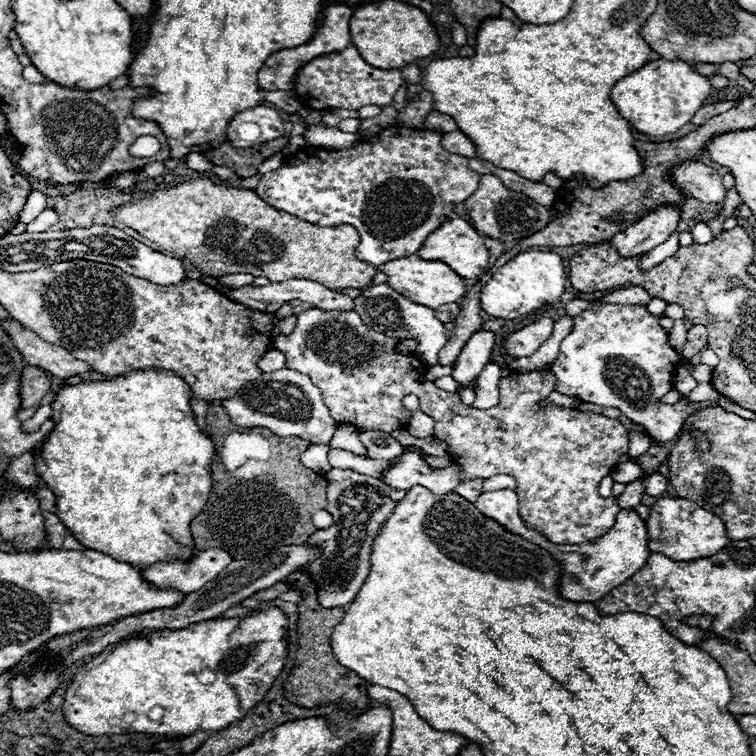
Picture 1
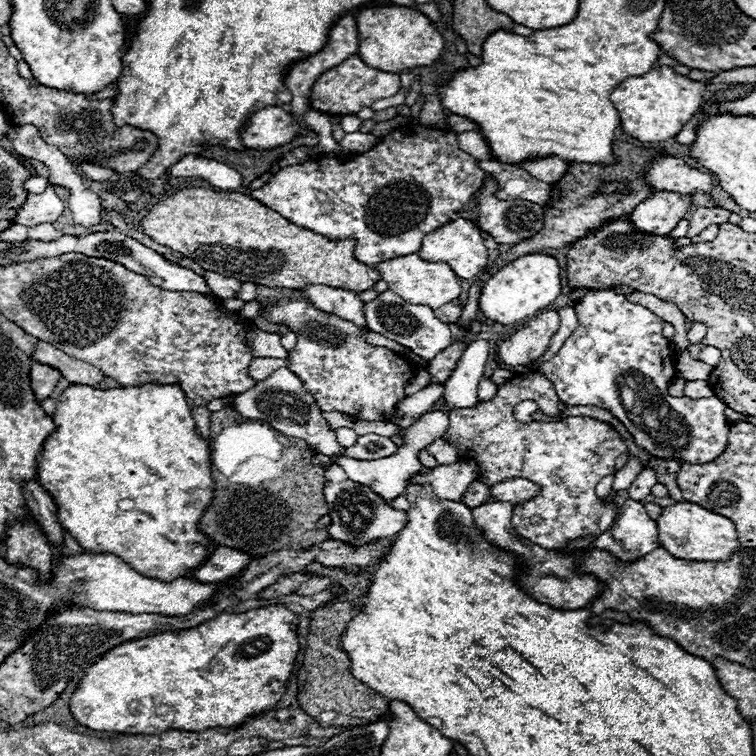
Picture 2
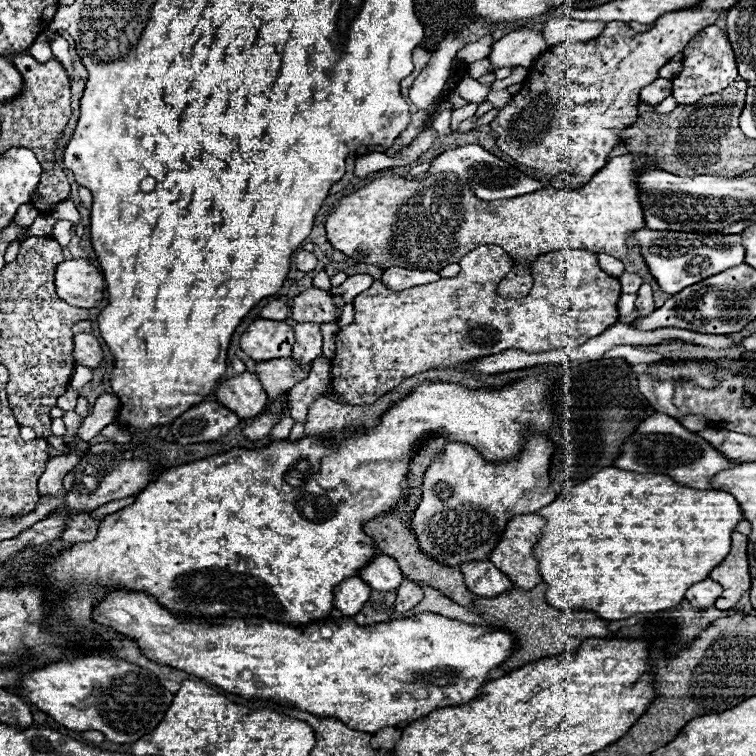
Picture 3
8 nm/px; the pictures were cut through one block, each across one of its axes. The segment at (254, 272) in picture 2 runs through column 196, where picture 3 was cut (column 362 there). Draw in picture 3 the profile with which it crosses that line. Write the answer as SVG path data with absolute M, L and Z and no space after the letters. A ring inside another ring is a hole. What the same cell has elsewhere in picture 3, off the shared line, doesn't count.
M616 156L606 162L606 166L592 176L592 180L580 188L542 188L532 194L516 196L510 200L492 200L484 202L476 198L472 188L468 188L454 174L432 174L420 180L406 180L402 176L384 176L372 180L368 186L356 190L350 196L344 196L334 212L326 218L326 238L328 242L356 260L358 264L372 264L380 270L400 266L410 270L436 270L458 262L462 256L472 252L478 246L496 244L506 250L512 258L512 270L498 284L498 292L504 298L524 298L532 288L530 268L534 260L542 254L556 252L562 248L578 248L590 252L608 252L610 256L624 258L628 254L626 238L636 228L644 228L644 216L638 202L638 188L634 182L636 172L642 166L652 166L646 162L646 156Z

